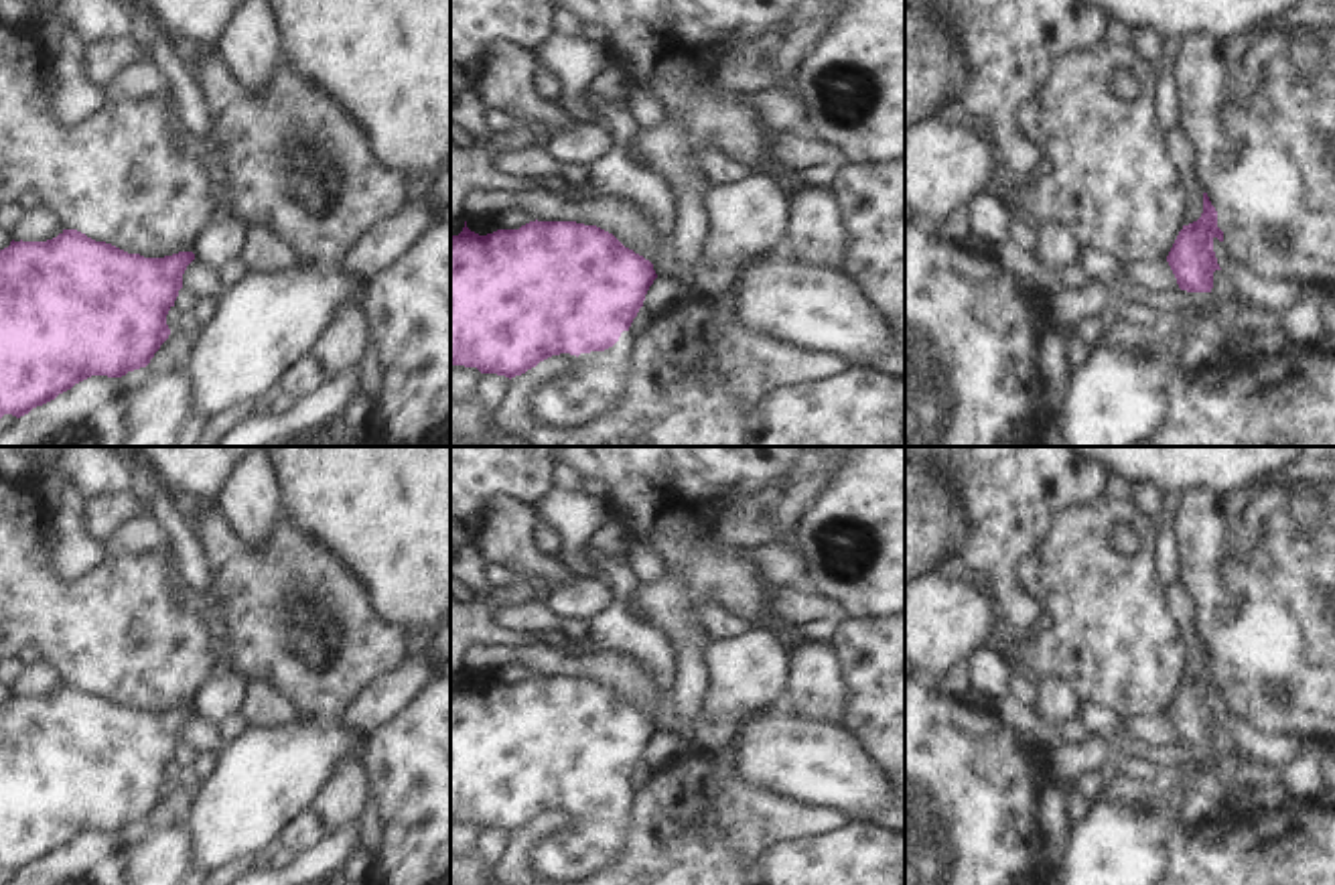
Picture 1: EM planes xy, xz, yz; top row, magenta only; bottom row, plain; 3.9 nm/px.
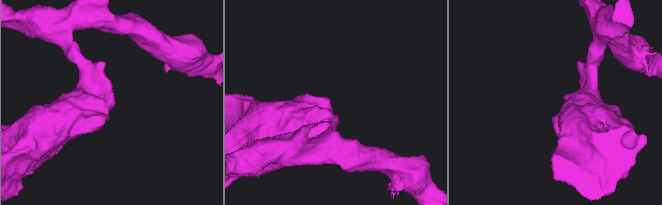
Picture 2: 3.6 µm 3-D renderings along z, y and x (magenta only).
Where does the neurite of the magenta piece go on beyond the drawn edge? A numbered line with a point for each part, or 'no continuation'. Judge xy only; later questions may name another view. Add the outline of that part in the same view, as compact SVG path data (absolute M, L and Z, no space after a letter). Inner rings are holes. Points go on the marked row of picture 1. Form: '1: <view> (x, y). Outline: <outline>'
no continuation.

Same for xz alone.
1: xz (599, 382). Outline: M623 331L605 351L580 353L576 367L532 398L540 422L556 428L580 428L617 408L635 376L639 337Z

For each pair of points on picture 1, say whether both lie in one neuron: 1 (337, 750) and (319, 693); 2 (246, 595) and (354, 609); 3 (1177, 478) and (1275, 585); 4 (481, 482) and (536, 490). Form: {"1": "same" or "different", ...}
{"1": "different", "2": "same", "3": "different", "4": "same"}

